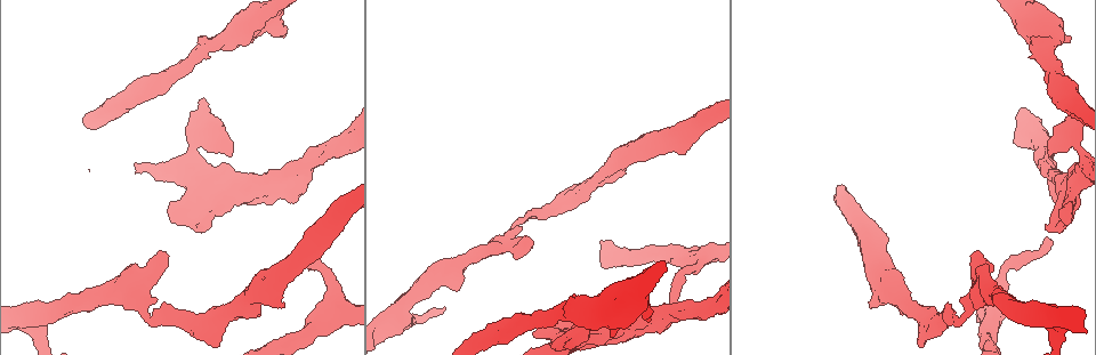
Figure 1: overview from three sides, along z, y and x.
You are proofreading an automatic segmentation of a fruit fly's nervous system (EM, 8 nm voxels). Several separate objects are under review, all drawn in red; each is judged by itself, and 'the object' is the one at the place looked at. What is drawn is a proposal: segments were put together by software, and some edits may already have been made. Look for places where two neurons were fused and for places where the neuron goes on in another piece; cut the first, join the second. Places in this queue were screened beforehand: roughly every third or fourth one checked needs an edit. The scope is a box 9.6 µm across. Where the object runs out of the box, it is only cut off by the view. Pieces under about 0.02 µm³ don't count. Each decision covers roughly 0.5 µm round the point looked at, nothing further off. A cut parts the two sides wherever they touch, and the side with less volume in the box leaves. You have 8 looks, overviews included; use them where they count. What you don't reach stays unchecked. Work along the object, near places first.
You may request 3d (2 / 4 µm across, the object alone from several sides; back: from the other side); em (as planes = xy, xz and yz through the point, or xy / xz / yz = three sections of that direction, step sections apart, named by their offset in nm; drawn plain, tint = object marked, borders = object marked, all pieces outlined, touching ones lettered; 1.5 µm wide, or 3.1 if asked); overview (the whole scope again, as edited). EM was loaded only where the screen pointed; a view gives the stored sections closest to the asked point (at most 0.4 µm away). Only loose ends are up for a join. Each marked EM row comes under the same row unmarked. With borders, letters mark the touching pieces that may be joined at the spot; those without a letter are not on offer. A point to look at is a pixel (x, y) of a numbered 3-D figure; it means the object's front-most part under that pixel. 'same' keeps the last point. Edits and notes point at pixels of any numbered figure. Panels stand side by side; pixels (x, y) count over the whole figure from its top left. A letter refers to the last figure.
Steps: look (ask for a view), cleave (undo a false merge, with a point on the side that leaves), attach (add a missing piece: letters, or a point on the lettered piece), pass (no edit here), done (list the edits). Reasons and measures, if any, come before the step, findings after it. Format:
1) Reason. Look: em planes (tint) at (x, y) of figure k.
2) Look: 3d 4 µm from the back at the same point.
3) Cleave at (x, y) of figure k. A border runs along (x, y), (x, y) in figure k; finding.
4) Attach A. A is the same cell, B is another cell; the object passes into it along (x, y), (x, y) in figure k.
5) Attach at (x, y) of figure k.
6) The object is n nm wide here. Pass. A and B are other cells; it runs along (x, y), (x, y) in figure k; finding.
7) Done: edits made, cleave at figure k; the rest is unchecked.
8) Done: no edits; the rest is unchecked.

Long arm stops here. Look: em yz step 8 (borders) at (1045, 238) of figure 1.

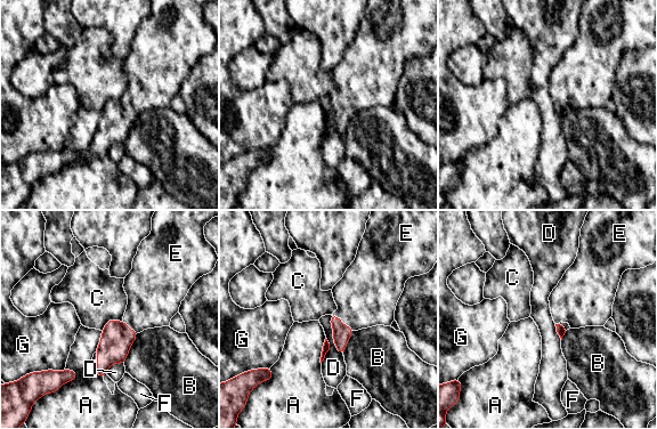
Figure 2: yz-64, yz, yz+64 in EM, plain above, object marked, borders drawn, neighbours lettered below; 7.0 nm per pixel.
Attach E. E is the same cell, A, B, C, D, F and G are other cells; the object passes into it along (341, 333), (342, 323), (366, 297) in figure 2; it goes on there.

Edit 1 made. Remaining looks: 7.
Look: em xz step 8 (borders) at (238, 176) of figure 1.

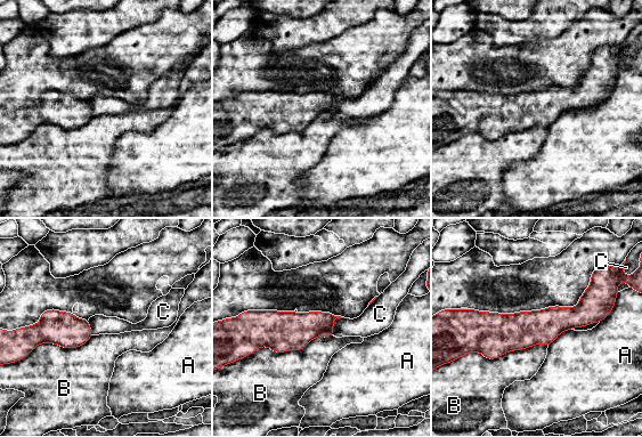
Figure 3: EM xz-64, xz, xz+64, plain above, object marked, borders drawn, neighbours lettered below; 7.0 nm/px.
The longest contact is with B, 600 nm. Pass. A, B and C are other cells; none of them fits.

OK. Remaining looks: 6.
Touches itself. Look: 3d 2 µm at (1049, 228) of figure 1.

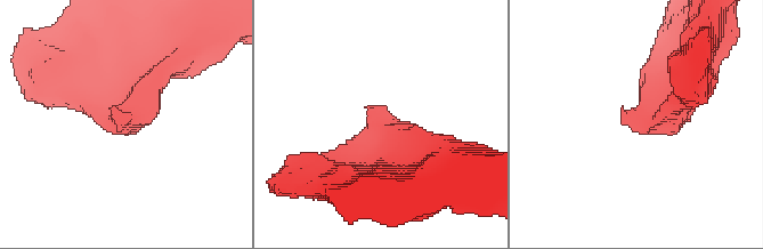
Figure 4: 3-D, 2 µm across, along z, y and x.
Now the EM. Look: em yz step 8 (borders) at (641, 116) of figure 4.

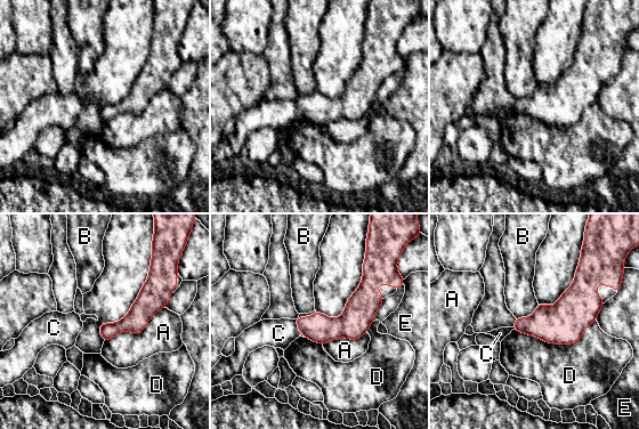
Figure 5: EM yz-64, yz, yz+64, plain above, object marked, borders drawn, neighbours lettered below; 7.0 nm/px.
Pass. A, B, C, D and E are other cells; it runs along (370, 280), (338, 328), (302, 331) in figure 5; all the same neuron.

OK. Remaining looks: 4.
Done: edits made, attach at figure 2; the rest is unchecked.

